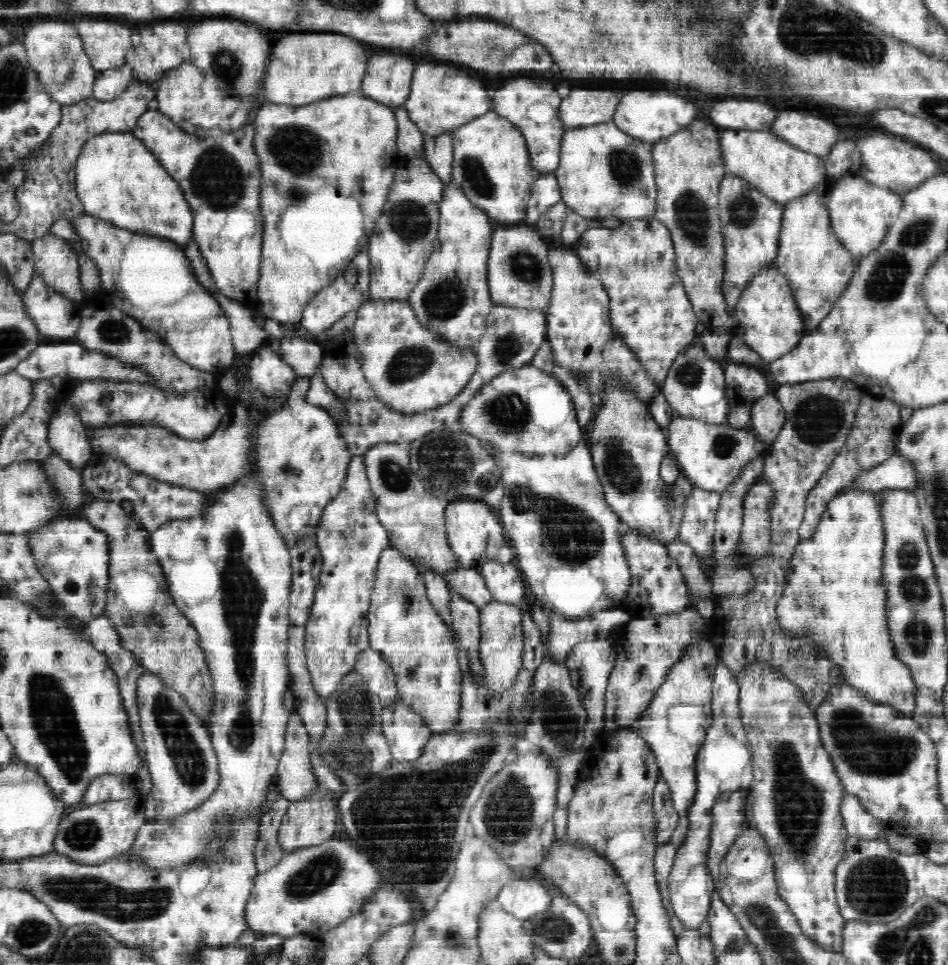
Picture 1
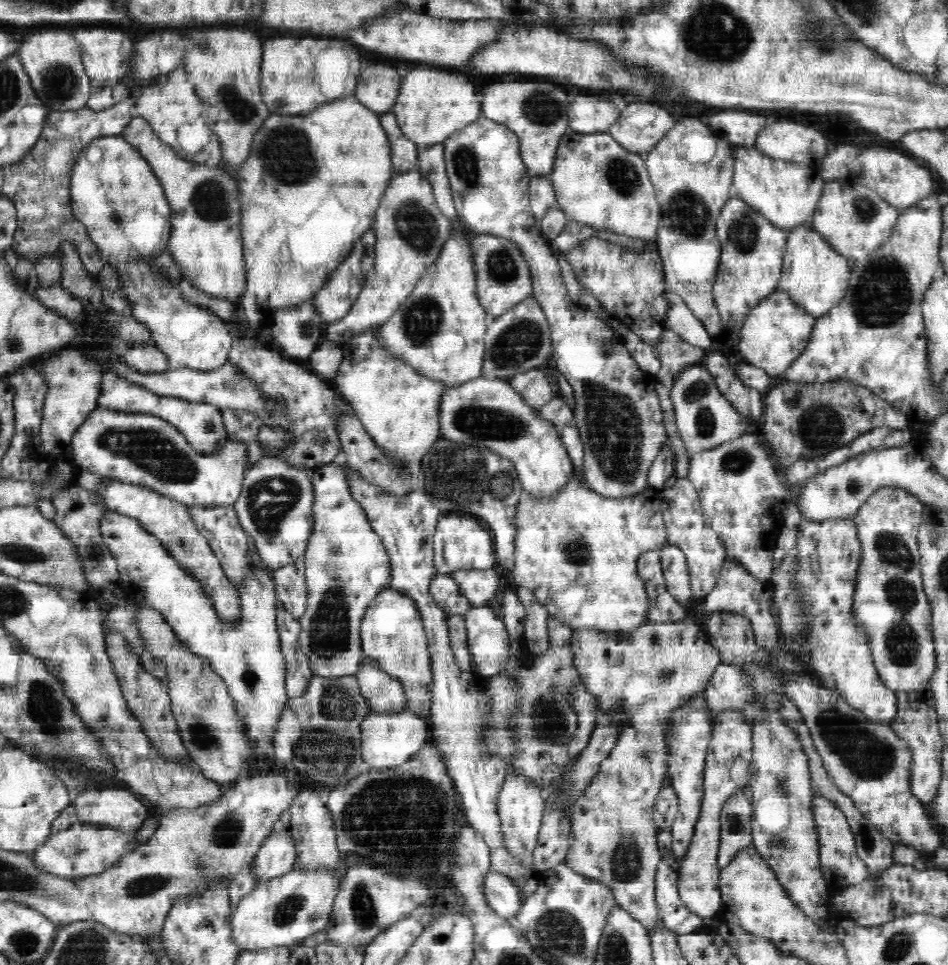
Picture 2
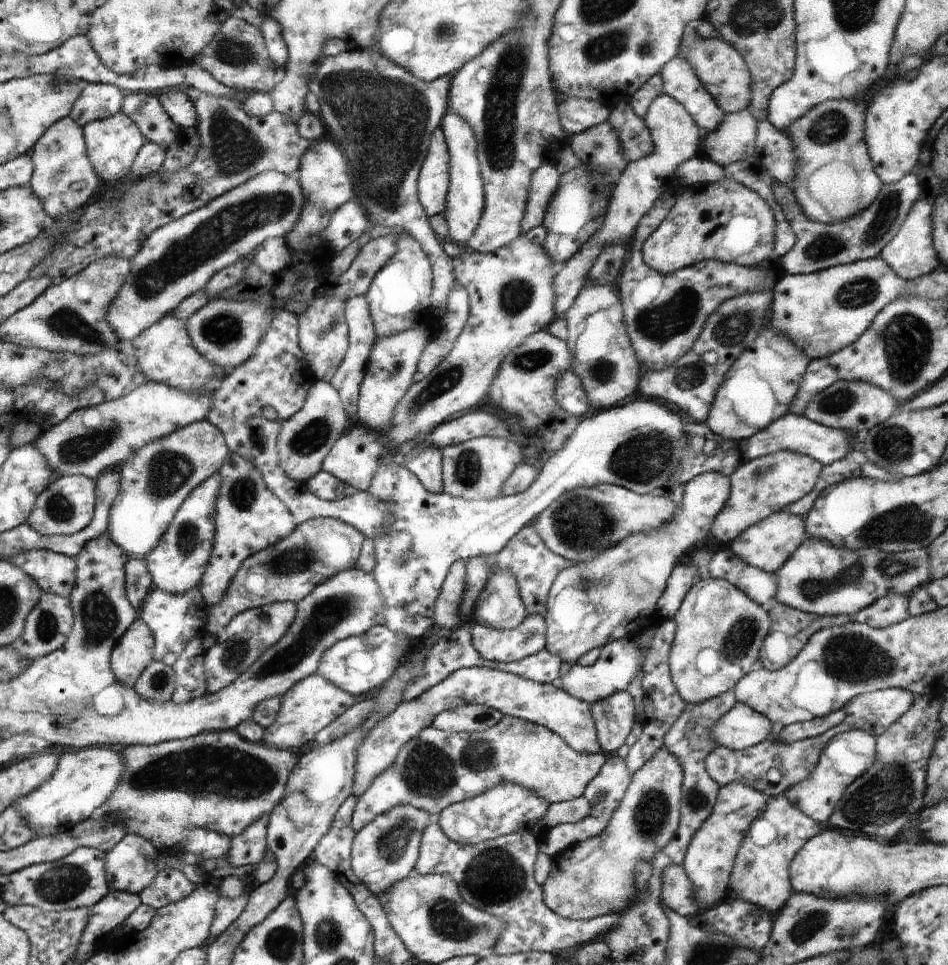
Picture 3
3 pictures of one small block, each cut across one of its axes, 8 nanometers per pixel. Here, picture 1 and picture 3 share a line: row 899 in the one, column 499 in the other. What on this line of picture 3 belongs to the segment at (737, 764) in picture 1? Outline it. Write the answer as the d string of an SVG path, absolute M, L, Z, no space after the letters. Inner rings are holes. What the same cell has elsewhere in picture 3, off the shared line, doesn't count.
M469 667L451 673L444 681L432 686L414 700L399 703L384 720L371 726L370 732L356 750L354 787L351 794L357 799L362 797L371 788L372 782L380 774L387 772L412 738L418 737L424 729L432 726L433 719L441 713L462 703L488 706L498 710L503 716L509 715L547 727L558 734L572 750L584 754L603 753L590 703L572 697L556 684L530 682L519 675L487 667Z

